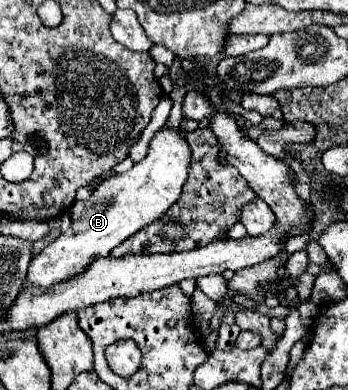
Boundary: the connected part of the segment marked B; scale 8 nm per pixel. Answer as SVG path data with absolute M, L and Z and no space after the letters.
M162 127L148 143L146 157L130 171L112 175L102 181L86 201L76 201L70 207L72 225L56 241L46 245L30 263L26 283L38 287L52 287L66 281L88 267L90 261L110 255L122 241L164 217L166 211L180 199L182 187L188 179L190 147L182 127Z

